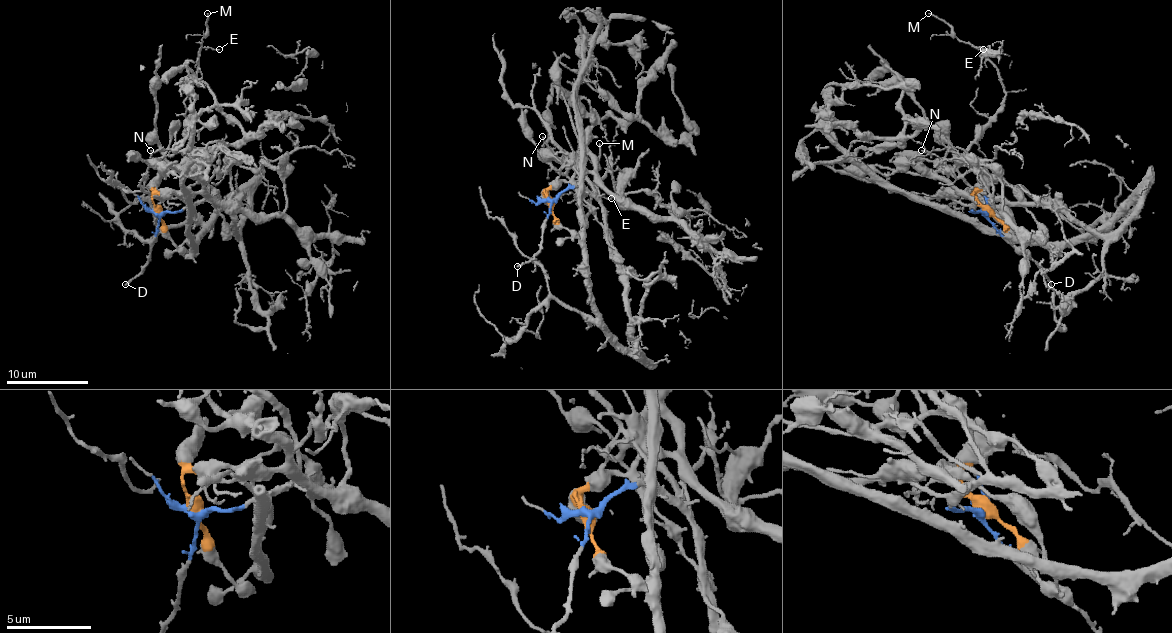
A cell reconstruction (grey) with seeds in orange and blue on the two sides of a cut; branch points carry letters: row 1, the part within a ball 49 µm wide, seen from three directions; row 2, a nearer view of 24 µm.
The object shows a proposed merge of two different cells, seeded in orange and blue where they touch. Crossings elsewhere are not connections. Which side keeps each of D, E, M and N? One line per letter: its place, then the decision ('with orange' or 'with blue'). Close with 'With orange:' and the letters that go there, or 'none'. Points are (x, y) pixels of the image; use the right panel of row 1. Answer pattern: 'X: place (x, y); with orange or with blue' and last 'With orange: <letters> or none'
D: place (1051, 284); with blue
E: place (983, 49); with blue
M: place (928, 13); with blue
N: place (921, 150); with blue
With orange: none

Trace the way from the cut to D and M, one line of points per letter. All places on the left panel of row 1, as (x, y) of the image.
D: (158, 212), (158, 231), (152, 237), (150, 260), (125, 285)
M: (158, 212), (191, 208), (208, 196), (206, 169), (189, 153), (187, 124), (189, 87), (208, 13)

